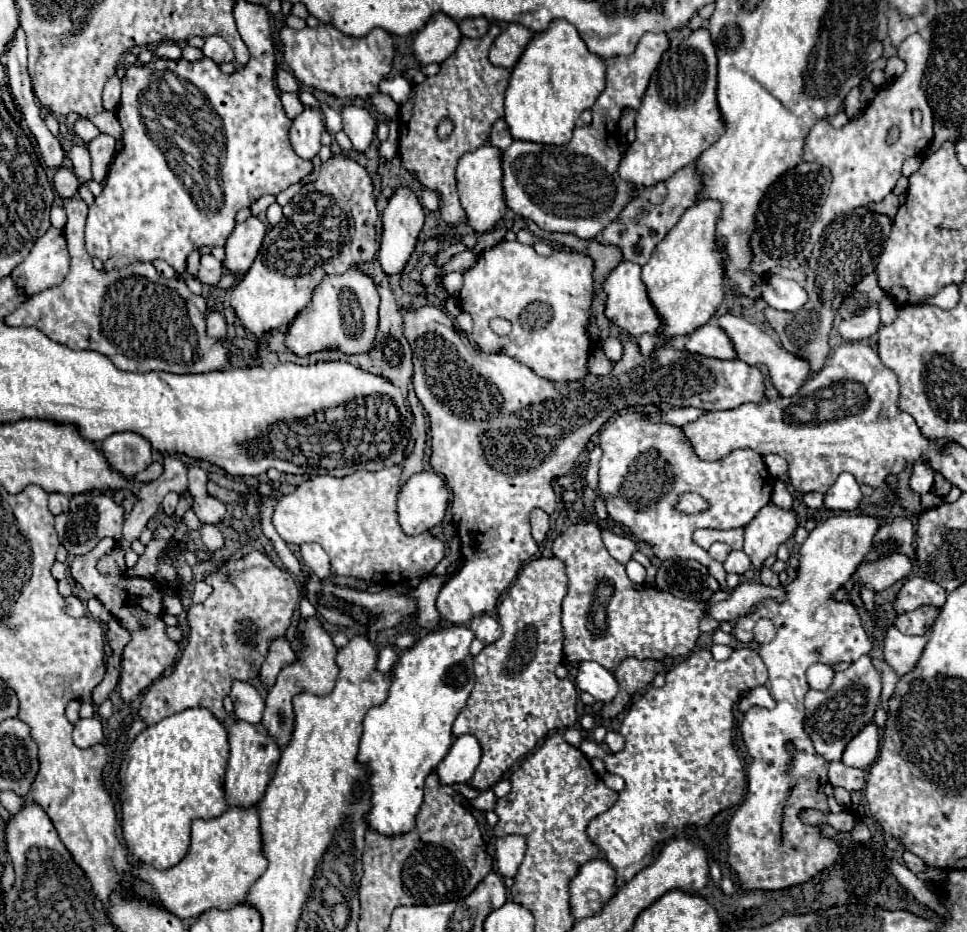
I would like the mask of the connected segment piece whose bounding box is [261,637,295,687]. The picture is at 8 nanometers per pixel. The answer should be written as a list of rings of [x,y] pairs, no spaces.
[[[275,637],[273,641],[269,641],[269,653],[267,659],[261,667],[261,681],[263,685],[273,685],[277,673],[295,661],[295,651],[291,649],[291,643],[285,637]]]

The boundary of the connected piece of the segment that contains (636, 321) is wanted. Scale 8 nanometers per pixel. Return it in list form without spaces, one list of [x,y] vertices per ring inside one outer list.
[[[633,261],[619,263],[619,267],[613,269],[613,273],[609,273],[603,289],[607,293],[605,315],[621,331],[627,331],[633,337],[639,337],[641,333],[659,333],[663,329],[661,317],[657,317],[657,311],[653,309],[653,305],[649,305],[649,293],[645,289],[645,283],[641,281],[641,267],[637,263]]]

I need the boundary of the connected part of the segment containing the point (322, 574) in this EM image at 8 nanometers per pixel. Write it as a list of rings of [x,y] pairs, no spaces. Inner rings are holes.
[[[303,543],[299,547],[299,553],[301,553],[301,559],[307,567],[307,571],[311,575],[315,575],[317,579],[327,579],[331,575],[329,571],[329,555],[323,551],[321,545],[317,543]]]

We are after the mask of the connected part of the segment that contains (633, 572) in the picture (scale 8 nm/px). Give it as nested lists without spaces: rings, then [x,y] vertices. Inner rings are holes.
[[[629,561],[625,567],[627,567],[627,575],[629,575],[629,579],[633,583],[639,583],[639,585],[645,583],[645,569],[643,569],[643,565],[639,565],[637,561]]]

